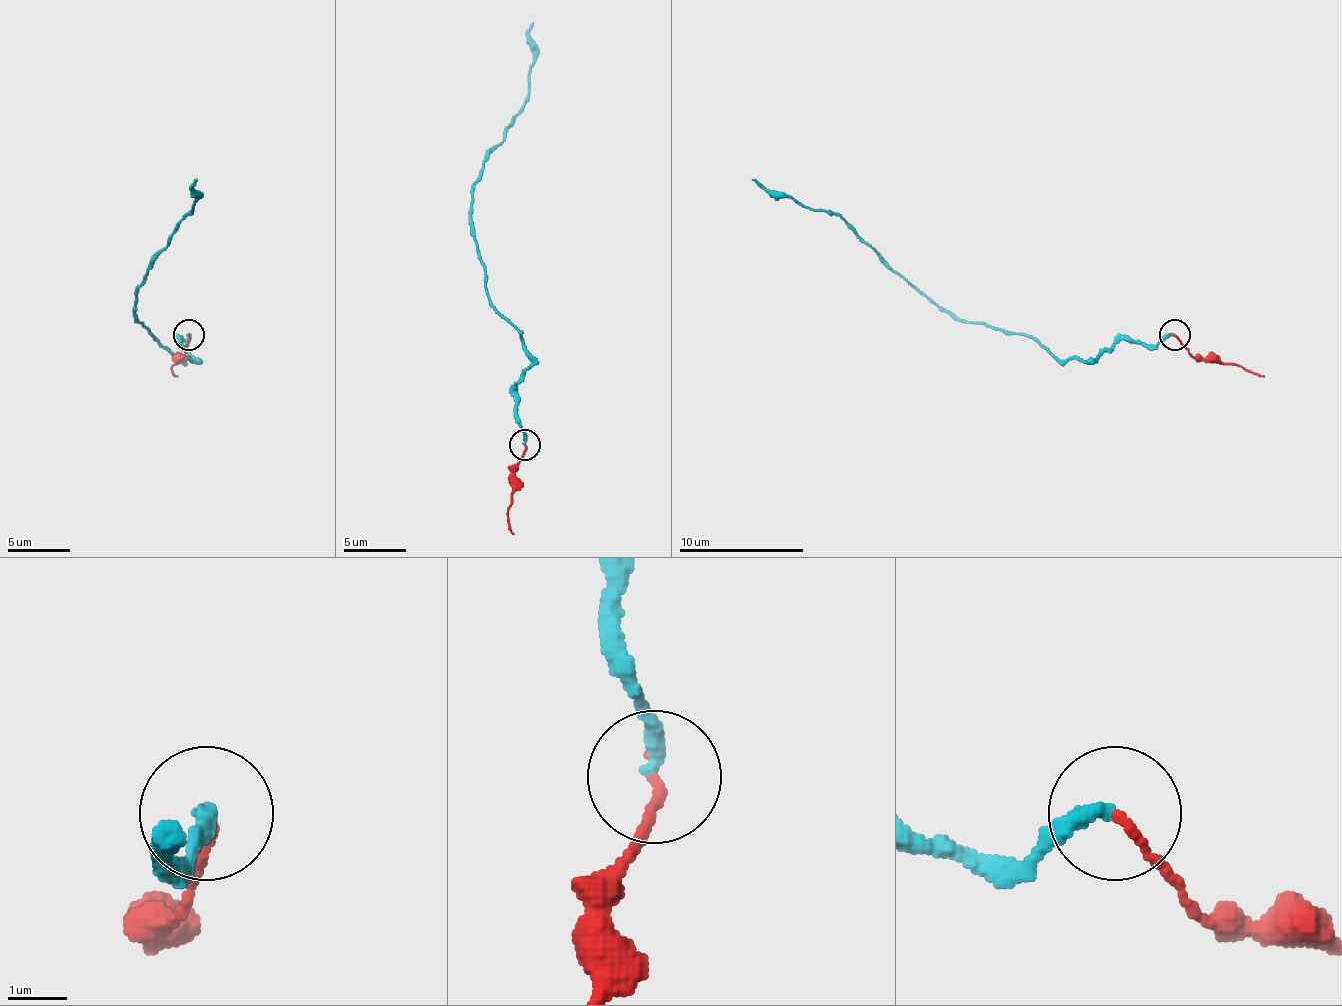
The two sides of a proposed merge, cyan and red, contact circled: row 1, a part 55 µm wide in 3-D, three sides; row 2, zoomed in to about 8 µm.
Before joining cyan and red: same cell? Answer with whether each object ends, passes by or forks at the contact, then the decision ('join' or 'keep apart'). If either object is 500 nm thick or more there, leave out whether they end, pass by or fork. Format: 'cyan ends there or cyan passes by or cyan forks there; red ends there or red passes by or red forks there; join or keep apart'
cyan ends there; red ends there; keep apart

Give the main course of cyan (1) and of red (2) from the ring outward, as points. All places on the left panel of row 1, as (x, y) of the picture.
1: (188, 335), (182, 345), (194, 357), (178, 360), (135, 317), (135, 295), (197, 198), (197, 179)
2: (188, 335), (188, 348), (172, 367), (178, 376)

